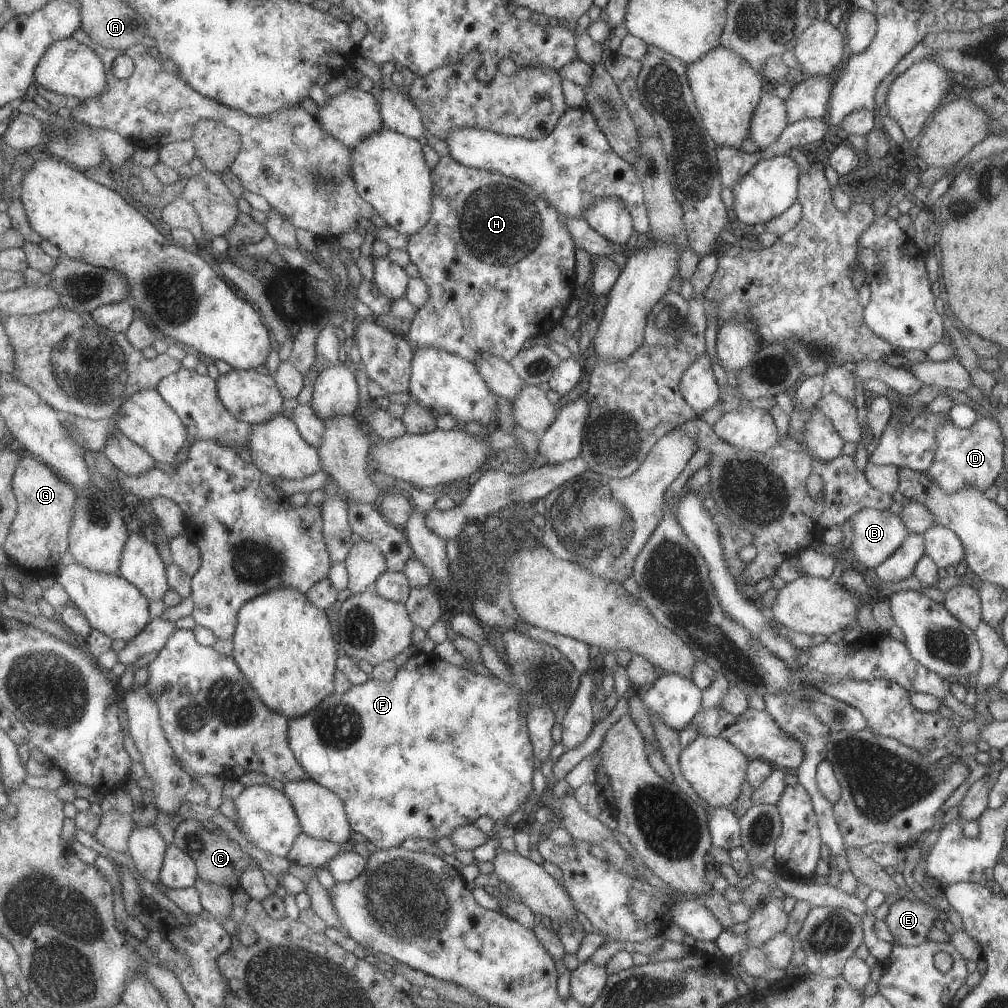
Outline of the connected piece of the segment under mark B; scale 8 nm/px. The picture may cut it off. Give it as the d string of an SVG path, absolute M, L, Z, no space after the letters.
M861 509L847 520L851 527L853 559L862 569L880 565L909 533L889 509Z

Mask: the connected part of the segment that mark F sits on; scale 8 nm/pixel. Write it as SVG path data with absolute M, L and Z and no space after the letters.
M418 651L416 655L413 655L406 663L403 663L398 667L398 673L395 675L395 678L390 681L382 681L381 679L371 678L362 685L352 685L346 693L330 694L329 698L321 701L313 710L310 710L306 715L301 715L300 717L294 718L290 721L290 745L292 746L293 752L296 754L297 760L305 767L305 770L308 771L311 779L316 780L318 783L321 783L323 786L329 787L333 792L336 792L346 804L346 812L349 817L350 825L353 827L353 830L363 834L372 848L375 849L390 849L400 847L407 838L421 838L428 839L432 841L438 841L440 838L449 837L452 835L460 826L465 826L471 824L481 818L483 815L488 815L491 817L495 824L497 824L497 830L500 830L502 827L508 824L507 818L519 808L529 801L531 798L531 792L541 791L541 788L537 785L538 771L535 769L535 758L536 754L534 751L534 744L532 743L532 738L530 737L530 730L528 725L527 714L523 716L519 712L519 699L524 700L522 690L520 689L519 684L516 680L513 680L513 684L505 684L500 679L497 682L492 682L491 678L487 678L484 674L479 672L476 674L476 671L471 668L462 668L460 666L451 664L448 660L442 659L436 652L425 653L423 651Z

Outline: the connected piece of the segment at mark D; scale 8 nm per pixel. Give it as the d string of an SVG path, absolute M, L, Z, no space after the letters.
M946 416L946 422L941 427L936 426L936 449L925 472L930 481L946 493L956 491L963 485L984 491L994 484L995 478L1002 472L1003 439L997 422L988 417L979 416L970 427L960 429Z

